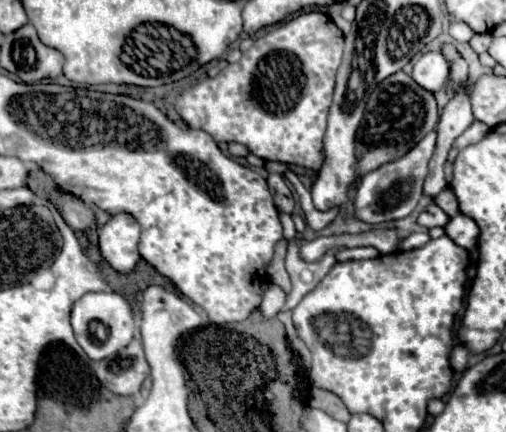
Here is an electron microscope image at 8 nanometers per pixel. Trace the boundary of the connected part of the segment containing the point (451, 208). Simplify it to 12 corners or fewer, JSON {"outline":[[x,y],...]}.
{"outline":[[446,187],[434,199],[434,203],[456,217],[458,199],[450,187]]}

